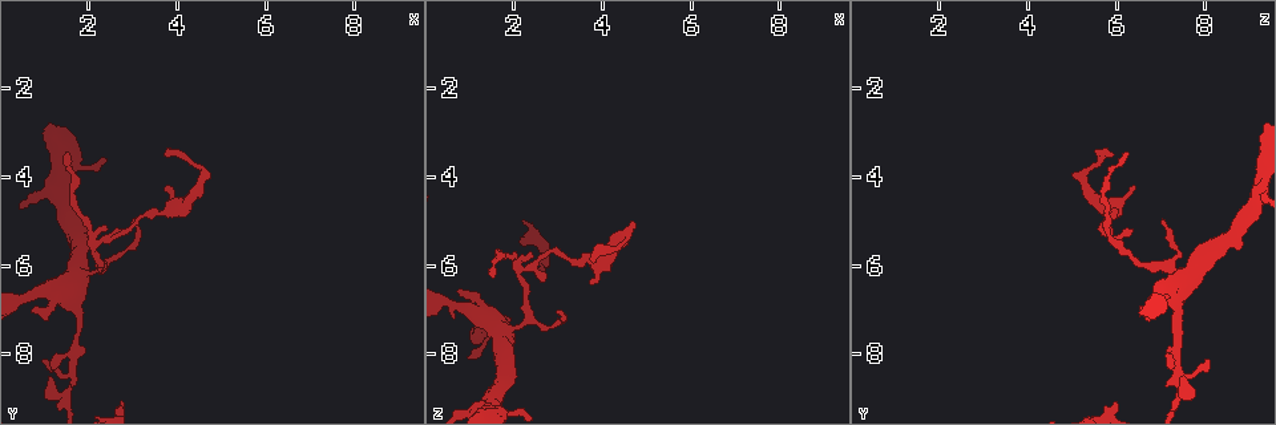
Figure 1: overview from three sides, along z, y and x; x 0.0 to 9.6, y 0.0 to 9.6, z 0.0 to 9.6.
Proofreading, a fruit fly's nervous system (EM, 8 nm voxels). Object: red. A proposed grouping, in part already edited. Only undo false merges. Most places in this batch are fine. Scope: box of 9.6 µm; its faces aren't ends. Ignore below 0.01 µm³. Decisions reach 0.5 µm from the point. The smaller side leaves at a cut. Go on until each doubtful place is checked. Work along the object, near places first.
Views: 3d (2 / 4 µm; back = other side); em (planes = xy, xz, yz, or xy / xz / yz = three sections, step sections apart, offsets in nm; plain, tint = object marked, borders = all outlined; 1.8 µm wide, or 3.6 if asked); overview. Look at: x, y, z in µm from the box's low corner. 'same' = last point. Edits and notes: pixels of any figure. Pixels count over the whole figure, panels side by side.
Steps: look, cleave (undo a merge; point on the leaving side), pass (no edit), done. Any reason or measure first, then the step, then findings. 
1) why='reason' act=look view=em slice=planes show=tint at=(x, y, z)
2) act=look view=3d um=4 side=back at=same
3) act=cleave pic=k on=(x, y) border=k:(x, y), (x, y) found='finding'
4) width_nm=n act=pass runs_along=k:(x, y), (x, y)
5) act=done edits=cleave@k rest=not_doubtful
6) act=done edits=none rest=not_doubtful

why='small branch off a trunk' act=look view=3d um=2 at=(1.80, 6.25, 7.65)

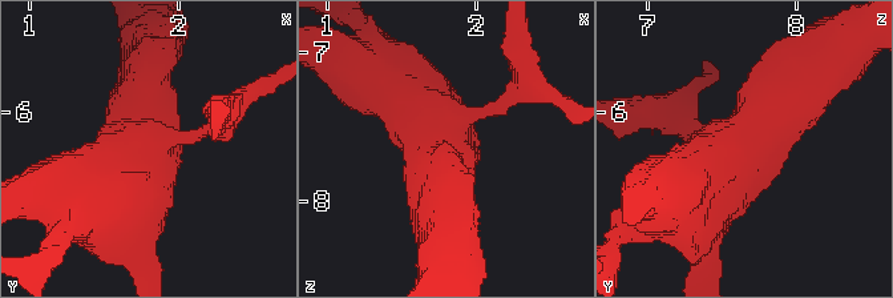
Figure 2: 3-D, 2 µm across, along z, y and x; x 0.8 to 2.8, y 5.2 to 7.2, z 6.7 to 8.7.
act=look view=em slice=planes show=tint at=(1.74, 6.20, 7.62)

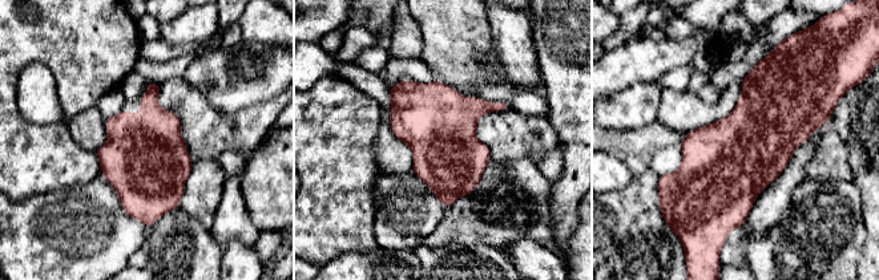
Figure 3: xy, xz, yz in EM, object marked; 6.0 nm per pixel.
act=pass found='all the same neuron'

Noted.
why='three arms meet' act=look view=em slice=xy step=4 show=tint at=(2.10, 5.50, 6.05)

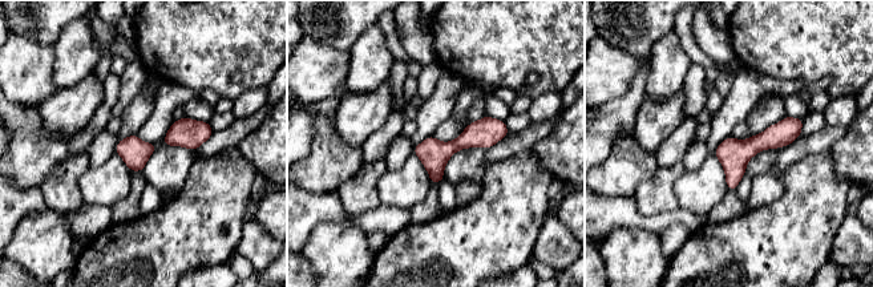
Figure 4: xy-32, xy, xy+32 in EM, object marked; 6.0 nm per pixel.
why='cut it another way' act=look view=em slice=yz step=16 show=tint at=same

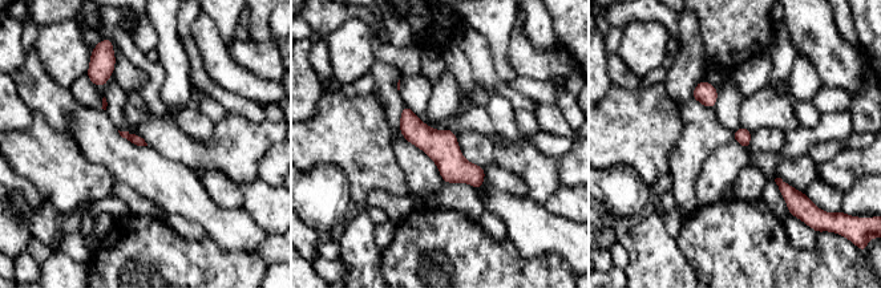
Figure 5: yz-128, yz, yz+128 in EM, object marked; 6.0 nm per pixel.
act=pass runs_along=5:(405, 110), (408, 118), (477, 185) found='continuous, no second neuron'

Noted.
why='thick turns thin' act=look view=em slice=xz step=16 show=tint at=(4.50, 3.75, 5.40)

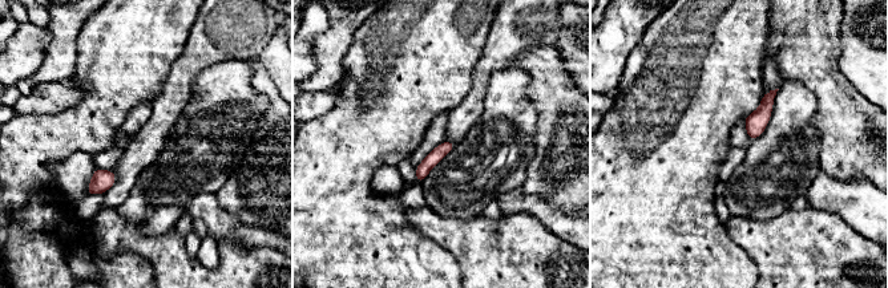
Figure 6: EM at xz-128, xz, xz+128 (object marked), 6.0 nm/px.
act=look view=em slice=planes show=tint at=same

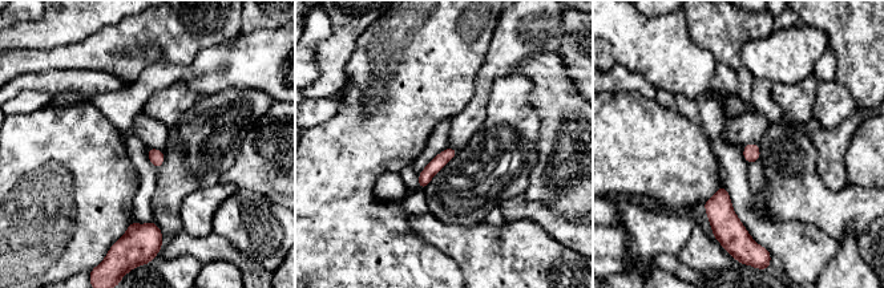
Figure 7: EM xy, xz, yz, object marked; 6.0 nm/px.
act=pass runs_along=7:(452, 151), (426, 175), (422, 185) found='one neuron here'

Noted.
act=done edits=none rest=not_doubtful

